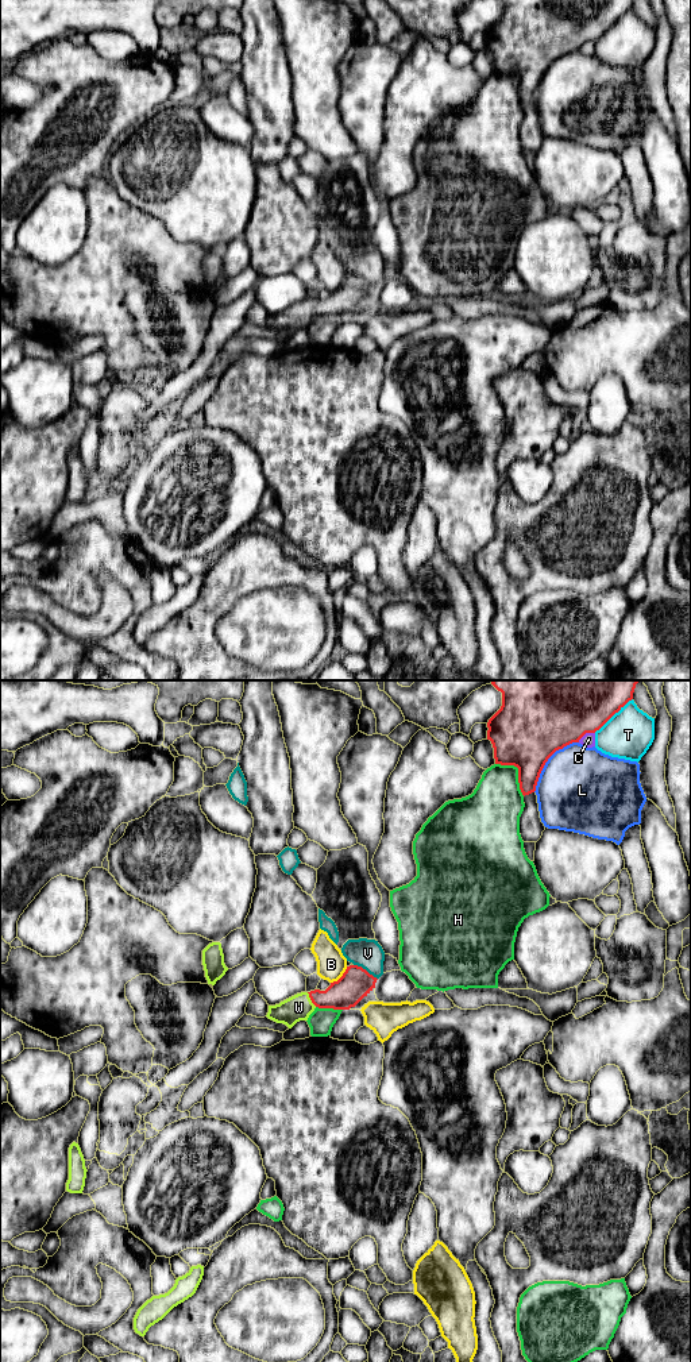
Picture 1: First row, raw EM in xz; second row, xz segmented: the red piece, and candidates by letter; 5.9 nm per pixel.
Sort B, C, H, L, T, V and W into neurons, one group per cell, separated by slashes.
B / C / H / L / T / V / W

